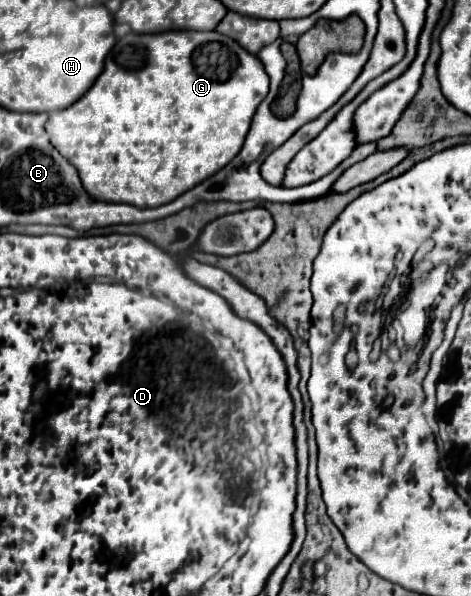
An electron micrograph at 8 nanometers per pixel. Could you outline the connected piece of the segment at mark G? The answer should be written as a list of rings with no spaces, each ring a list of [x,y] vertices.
[[[164,31],[164,33],[152,33],[152,35],[128,33],[122,39],[118,39],[114,49],[108,53],[104,71],[100,73],[96,83],[68,109],[50,113],[46,121],[46,131],[50,135],[50,143],[58,151],[62,151],[62,157],[66,157],[78,169],[78,175],[86,191],[94,199],[110,201],[110,203],[128,203],[134,207],[158,207],[158,205],[174,201],[184,191],[212,177],[216,171],[220,171],[224,165],[228,165],[238,155],[238,151],[242,149],[244,137],[250,129],[252,115],[256,113],[258,105],[264,101],[268,93],[268,83],[270,81],[268,81],[262,61],[258,61],[256,55],[250,55],[246,49],[242,49],[234,39],[220,35],[218,31]]]

